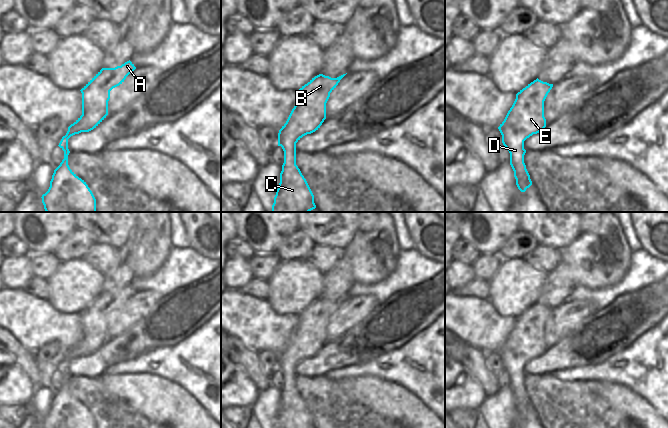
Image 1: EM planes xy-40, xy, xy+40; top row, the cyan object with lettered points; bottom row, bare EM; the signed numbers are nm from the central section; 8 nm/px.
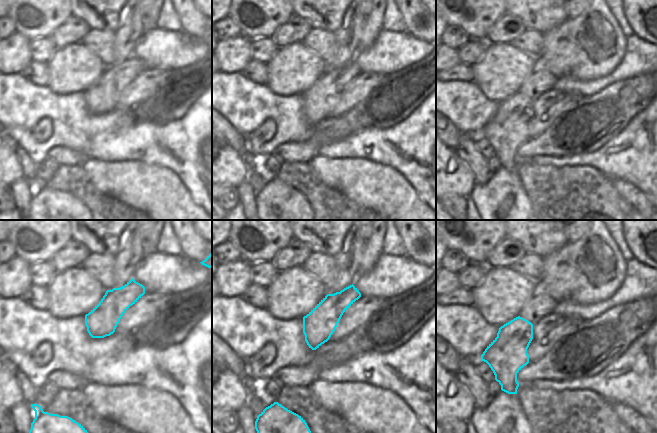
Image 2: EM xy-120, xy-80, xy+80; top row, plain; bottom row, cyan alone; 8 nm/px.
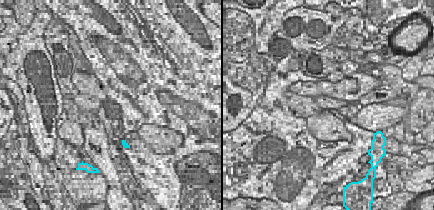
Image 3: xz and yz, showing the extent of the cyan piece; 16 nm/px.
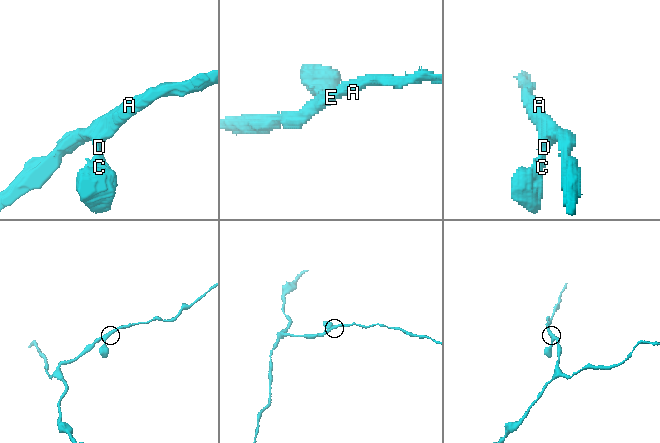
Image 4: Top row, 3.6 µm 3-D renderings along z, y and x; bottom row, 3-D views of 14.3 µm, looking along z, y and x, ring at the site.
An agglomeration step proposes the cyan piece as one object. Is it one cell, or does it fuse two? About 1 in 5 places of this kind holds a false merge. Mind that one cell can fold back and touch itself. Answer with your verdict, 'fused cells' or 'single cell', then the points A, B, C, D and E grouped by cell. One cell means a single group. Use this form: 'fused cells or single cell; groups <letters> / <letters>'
single cell; groups A B C D E

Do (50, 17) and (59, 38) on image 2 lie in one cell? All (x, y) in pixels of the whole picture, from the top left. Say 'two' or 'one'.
two

